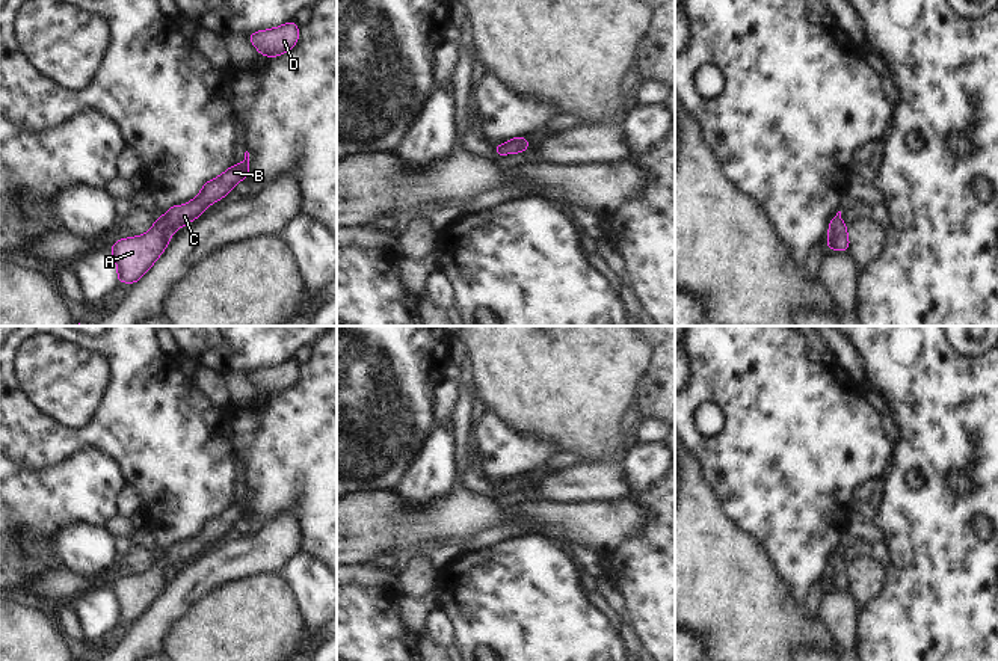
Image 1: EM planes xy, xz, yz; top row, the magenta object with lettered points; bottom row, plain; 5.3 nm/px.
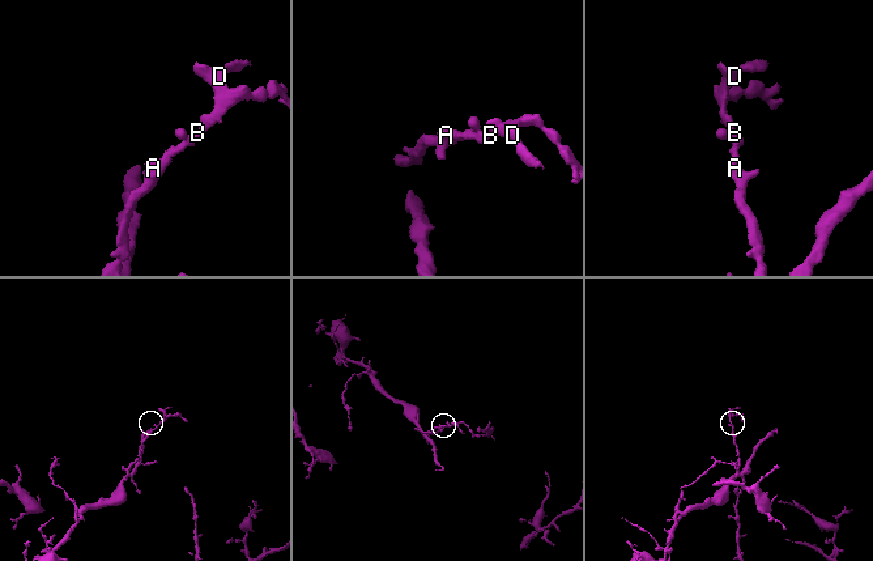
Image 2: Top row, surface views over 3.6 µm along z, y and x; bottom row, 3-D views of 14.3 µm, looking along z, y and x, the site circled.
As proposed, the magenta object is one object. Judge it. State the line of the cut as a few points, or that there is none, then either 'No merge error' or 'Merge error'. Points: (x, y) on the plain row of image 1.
No split. No merge error

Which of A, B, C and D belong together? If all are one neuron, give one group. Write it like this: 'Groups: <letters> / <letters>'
Groups: A B C D

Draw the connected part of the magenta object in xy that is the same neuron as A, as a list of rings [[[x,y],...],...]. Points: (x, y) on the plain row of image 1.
[[[246,489],[240,503],[231,504],[219,516],[207,519],[201,531],[187,543],[172,543],[163,555],[157,555],[149,570],[115,580],[110,587],[118,602],[118,622],[134,623],[166,587],[174,567],[199,555],[207,543],[225,536],[233,524],[248,513],[249,490]]]

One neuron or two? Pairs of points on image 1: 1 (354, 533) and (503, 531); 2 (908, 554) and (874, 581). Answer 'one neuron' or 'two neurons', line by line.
1: two neurons
2: two neurons

